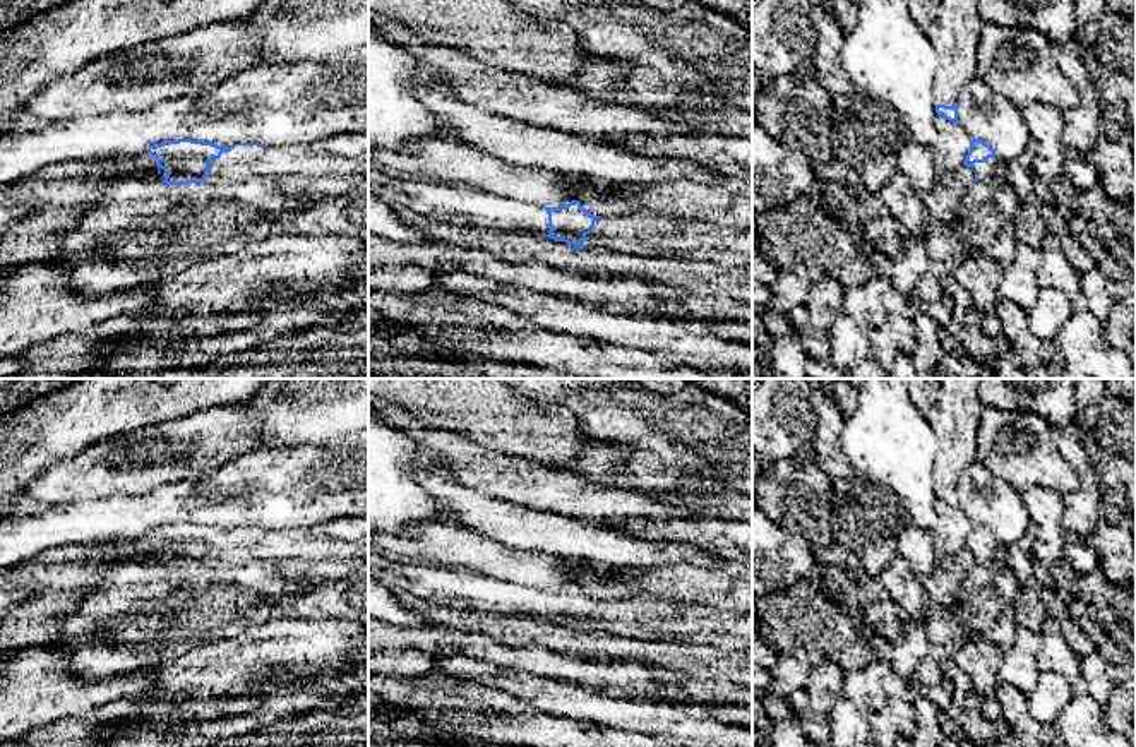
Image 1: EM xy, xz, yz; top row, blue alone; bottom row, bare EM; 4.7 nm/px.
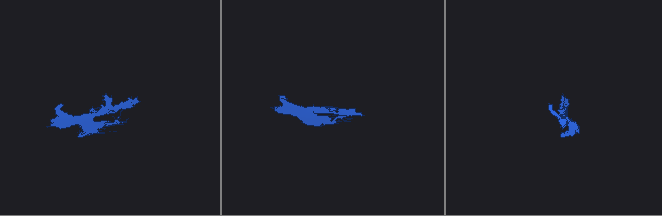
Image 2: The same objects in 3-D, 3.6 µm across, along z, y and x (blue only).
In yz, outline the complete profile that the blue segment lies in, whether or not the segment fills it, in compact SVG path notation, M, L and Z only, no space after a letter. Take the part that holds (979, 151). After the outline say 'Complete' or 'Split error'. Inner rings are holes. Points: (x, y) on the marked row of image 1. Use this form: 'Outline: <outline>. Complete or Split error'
Outline: M972 139L965 166L975 173L975 182L985 182L989 185L1006 183L1007 161L999 158L995 151L980 139Z. Split error

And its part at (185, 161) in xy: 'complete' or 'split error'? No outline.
split error

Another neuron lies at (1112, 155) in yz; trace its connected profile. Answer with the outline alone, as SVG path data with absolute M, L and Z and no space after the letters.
M1103 108L1090 158L1107 197L1131 204L1136 197L1136 158L1133 156L1129 127L1119 110Z

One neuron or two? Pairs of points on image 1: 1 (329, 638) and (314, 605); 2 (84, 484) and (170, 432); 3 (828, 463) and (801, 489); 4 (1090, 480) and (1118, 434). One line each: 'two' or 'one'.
1: two
2: one
3: two
4: two

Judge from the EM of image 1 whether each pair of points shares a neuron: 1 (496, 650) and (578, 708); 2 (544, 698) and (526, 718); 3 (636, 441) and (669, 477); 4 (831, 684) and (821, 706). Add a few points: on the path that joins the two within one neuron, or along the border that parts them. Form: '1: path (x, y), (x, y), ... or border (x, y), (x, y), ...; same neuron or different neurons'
1: border (489, 663), (568, 682); different neurons
2: border (499, 689), (561, 717); different neurons
3: border (624, 444), (643, 453); different neurons
4: path (830, 689), (821, 701); same neuron

